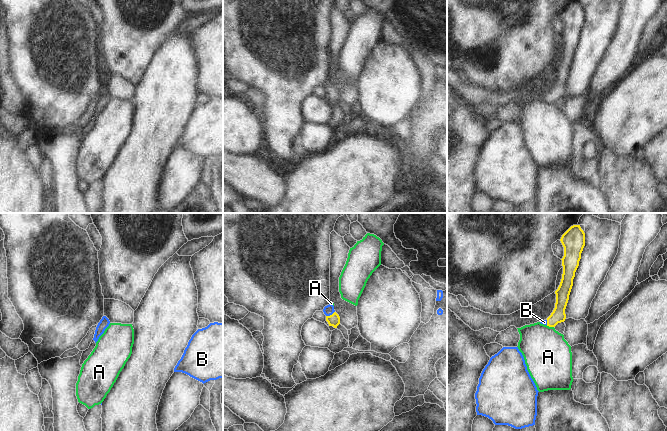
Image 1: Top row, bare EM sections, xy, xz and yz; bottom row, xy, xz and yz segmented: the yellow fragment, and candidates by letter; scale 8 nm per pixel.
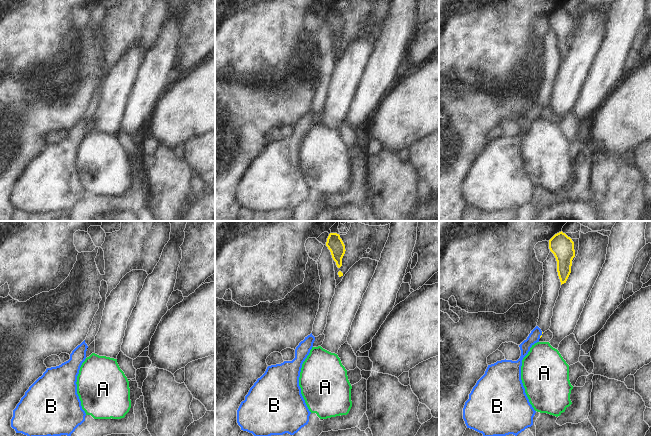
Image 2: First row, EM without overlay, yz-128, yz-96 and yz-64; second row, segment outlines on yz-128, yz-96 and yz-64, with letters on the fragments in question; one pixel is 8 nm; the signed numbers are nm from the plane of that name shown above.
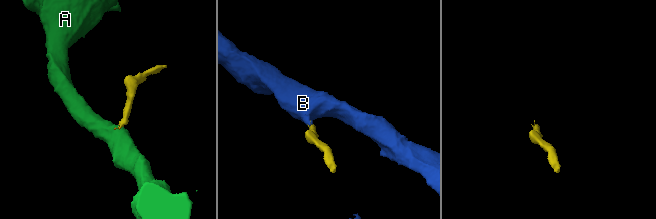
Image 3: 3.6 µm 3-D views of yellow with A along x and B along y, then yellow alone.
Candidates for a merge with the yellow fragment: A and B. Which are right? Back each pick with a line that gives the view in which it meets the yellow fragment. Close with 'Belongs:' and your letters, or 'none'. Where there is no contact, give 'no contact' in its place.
B: xz
Belongs: B

